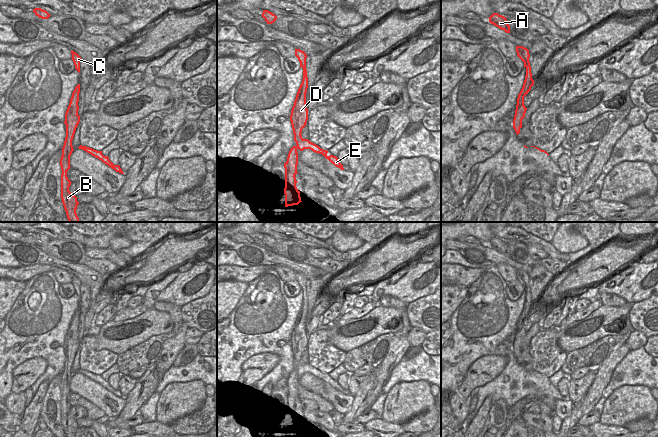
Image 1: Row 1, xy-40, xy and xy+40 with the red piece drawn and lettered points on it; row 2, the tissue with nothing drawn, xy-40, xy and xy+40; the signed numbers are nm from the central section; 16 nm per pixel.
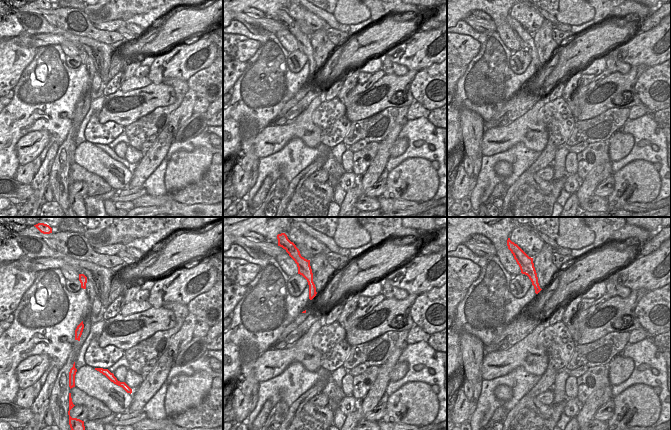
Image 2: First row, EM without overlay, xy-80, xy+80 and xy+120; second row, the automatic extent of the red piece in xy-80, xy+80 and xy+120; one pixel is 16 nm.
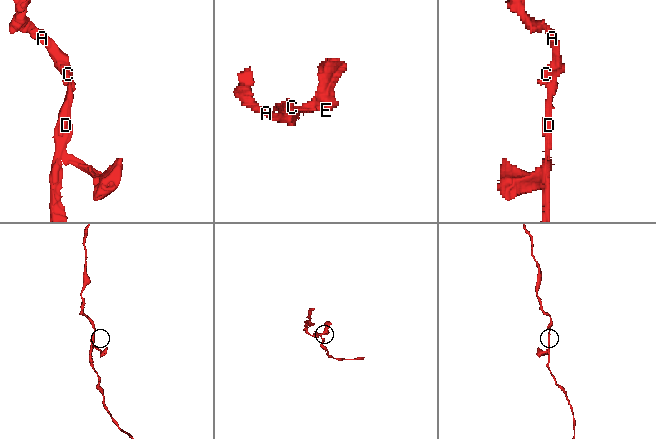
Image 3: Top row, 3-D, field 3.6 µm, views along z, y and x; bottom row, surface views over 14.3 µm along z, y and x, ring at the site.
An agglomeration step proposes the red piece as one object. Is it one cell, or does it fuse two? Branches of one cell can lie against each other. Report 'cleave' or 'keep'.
cleave

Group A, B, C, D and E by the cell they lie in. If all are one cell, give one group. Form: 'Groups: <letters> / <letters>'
Groups: A B C D / E

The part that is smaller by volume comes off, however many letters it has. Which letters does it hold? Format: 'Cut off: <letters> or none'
Cut off: E

